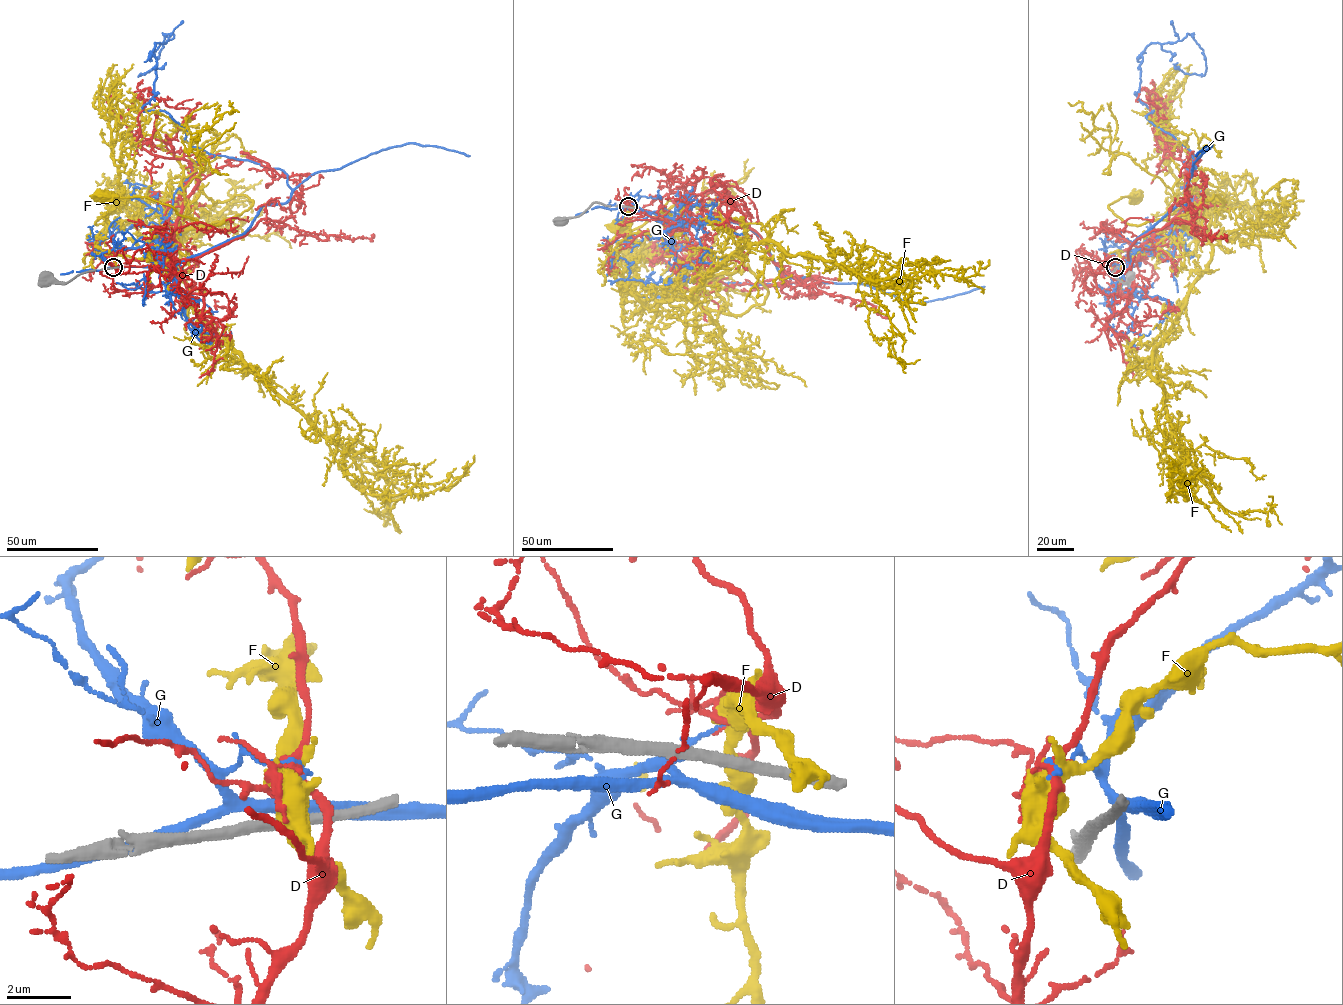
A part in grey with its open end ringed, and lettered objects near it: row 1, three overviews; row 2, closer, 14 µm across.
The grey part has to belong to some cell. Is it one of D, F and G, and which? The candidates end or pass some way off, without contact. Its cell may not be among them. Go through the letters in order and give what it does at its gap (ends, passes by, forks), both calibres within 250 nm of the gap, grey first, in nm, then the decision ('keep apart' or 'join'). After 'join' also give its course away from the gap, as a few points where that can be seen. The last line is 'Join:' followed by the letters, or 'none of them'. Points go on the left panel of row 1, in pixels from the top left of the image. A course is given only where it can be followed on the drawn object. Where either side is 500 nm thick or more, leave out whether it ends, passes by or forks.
D: it forks | 320/160 nm | join | via (113, 266), (130, 293), (182, 277), (166, 248), (197, 181), (171, 144), (189, 109), (149, 87), (158, 102)
F: 320/500 nm | keep apart
G: it forks | 320/320 nm | keep apart
Join: D

